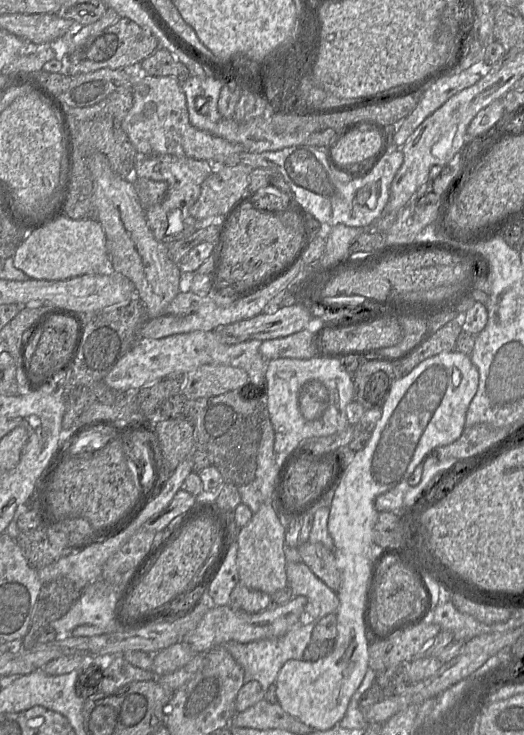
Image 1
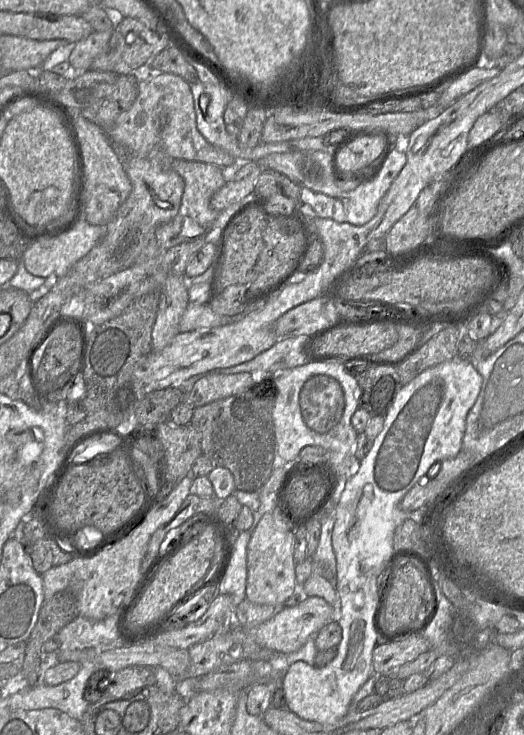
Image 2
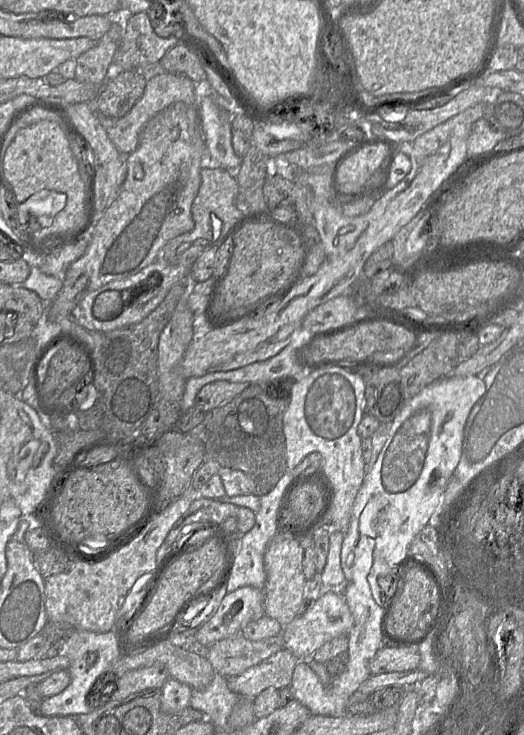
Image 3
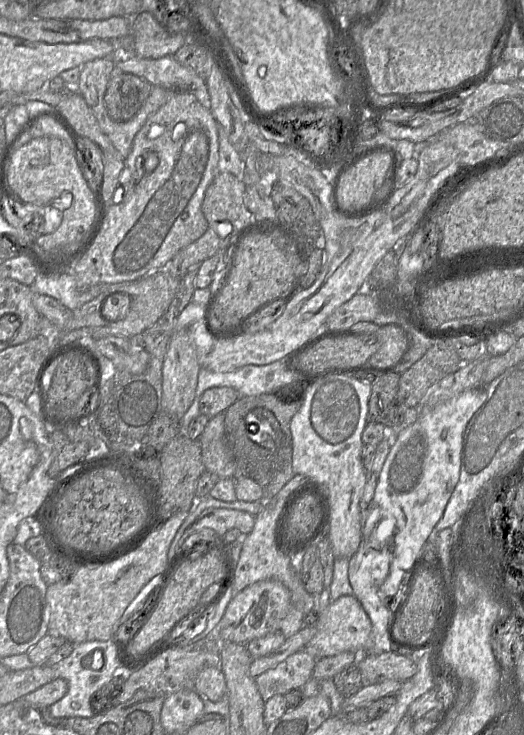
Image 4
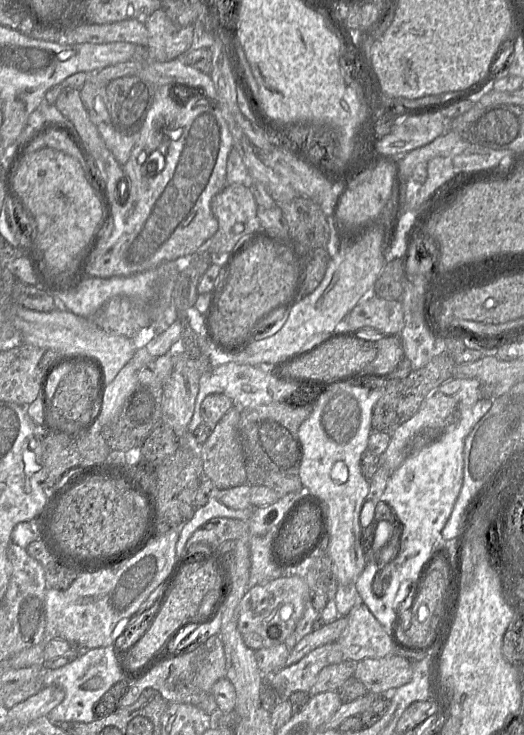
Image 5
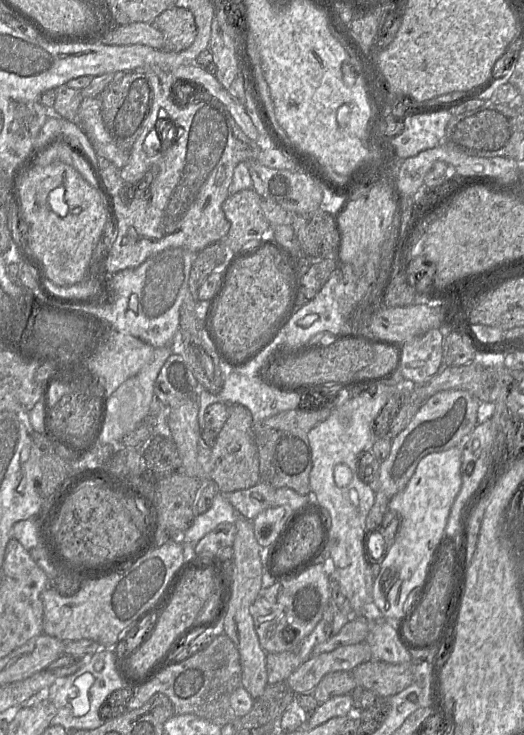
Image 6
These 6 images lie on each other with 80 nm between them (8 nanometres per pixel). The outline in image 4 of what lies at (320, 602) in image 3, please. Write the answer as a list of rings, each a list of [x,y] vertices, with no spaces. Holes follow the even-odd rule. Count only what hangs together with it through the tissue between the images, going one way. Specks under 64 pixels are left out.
[[[342,596],[334,600],[319,614],[316,634],[304,650],[316,658],[334,656],[343,652],[366,654],[366,643],[372,632],[371,621],[360,602],[354,596]]]

